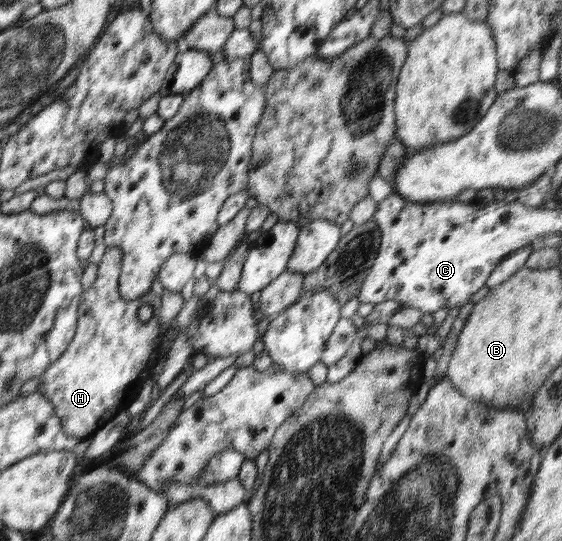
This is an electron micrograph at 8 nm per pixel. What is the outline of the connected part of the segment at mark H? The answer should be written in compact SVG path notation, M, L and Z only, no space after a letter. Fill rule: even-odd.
M108 247L104 252L102 261L98 264L98 275L90 289L82 291L77 312L77 331L74 339L64 353L48 366L47 371L38 379L38 393L42 393L55 407L55 414L60 418L64 433L71 438L86 438L92 436L100 427L104 426L118 413L126 410L135 395L137 389L153 375L153 369L160 358L161 341L164 328L158 320L158 314L162 308L161 297L152 291L143 294L132 301L124 300L119 293L119 277L122 267L123 253L121 247ZM150 304L153 315L149 321L138 320L140 306Z

